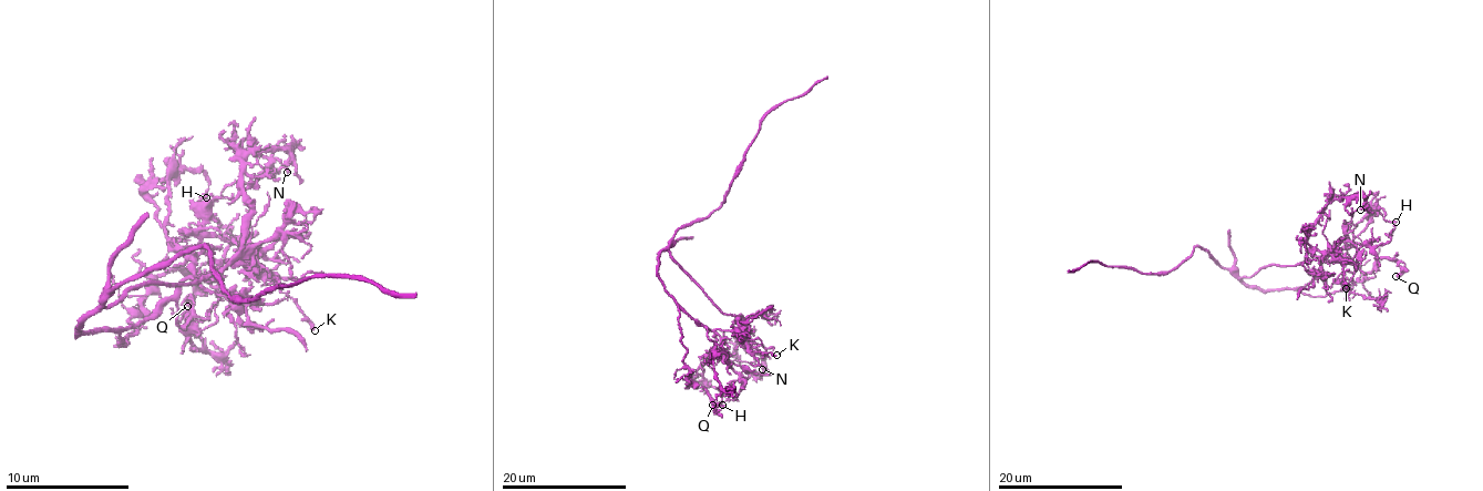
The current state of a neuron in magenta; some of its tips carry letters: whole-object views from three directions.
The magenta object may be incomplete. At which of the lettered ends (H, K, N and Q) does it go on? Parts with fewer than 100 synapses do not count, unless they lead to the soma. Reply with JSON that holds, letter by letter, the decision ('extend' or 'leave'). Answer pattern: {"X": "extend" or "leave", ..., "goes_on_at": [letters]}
{"H": "leave", "K": "leave", "N": "leave", "Q": "leave", "goes_on_at": []}

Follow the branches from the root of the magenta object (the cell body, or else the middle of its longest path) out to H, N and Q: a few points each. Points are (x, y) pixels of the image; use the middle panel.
H: (673, 238), (659, 254), (658, 278), (714, 334), (712, 349), (701, 361), (703, 378), (723, 392), (722, 405)
N: (673, 238), (669, 255), (678, 266), (723, 313), (743, 319), (735, 346), (740, 366), (761, 376), (762, 369)
Q: (673, 238), (659, 254), (658, 278), (680, 313), (689, 377), (712, 405)

